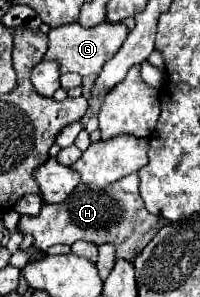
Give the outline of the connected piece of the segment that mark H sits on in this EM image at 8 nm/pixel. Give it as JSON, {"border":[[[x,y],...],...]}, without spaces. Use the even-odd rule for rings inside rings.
{"border":[[[129,174],[127,180],[127,194],[115,194],[109,190],[89,188],[79,184],[77,190],[61,204],[43,204],[37,216],[21,216],[17,228],[21,234],[33,236],[33,246],[39,252],[45,252],[53,244],[73,244],[77,240],[93,242],[93,244],[113,244],[117,248],[117,258],[133,260],[137,252],[141,252],[151,238],[169,224],[161,216],[153,216],[145,210],[145,204],[139,196],[139,176]]]}

